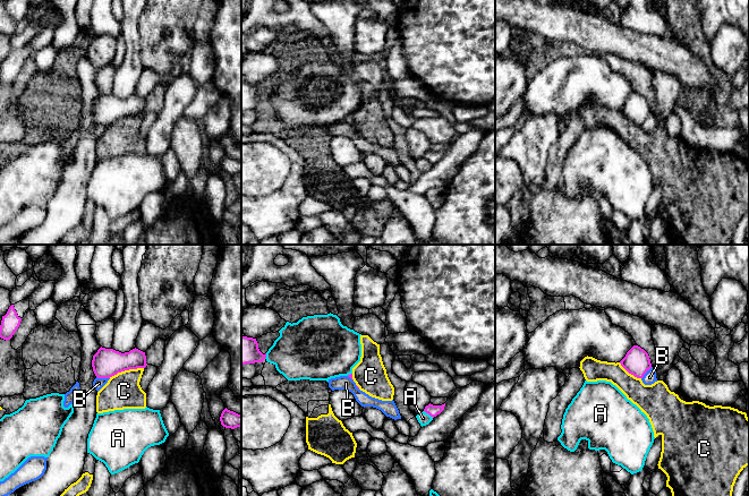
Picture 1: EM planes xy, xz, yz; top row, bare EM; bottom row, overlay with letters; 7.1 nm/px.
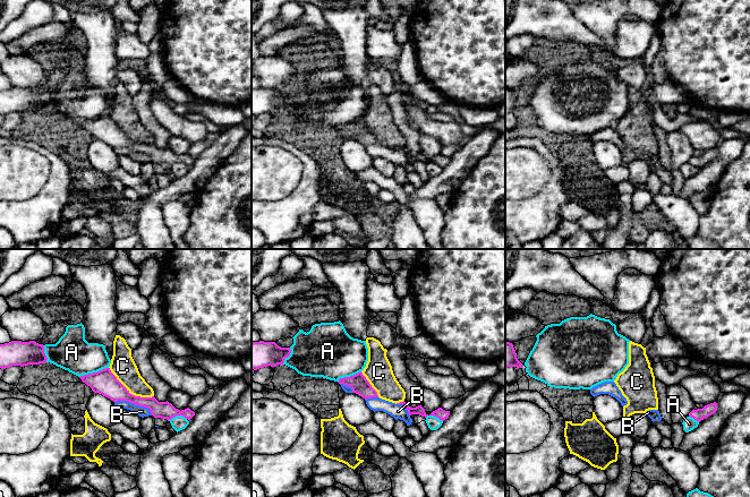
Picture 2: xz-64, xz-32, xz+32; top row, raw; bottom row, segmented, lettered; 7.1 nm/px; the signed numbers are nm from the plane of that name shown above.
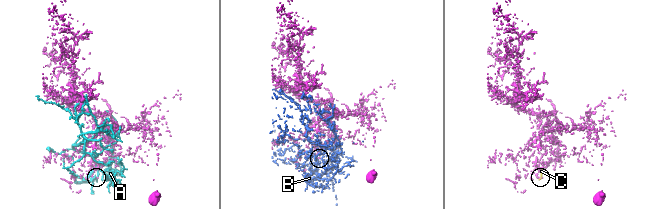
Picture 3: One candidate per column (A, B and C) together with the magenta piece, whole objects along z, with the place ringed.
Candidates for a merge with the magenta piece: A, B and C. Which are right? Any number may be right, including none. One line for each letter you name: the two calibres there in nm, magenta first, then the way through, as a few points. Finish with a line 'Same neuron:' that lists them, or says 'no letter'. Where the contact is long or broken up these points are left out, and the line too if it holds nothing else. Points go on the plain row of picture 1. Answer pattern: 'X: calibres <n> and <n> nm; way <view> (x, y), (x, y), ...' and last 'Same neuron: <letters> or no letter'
Same neuron: no letter

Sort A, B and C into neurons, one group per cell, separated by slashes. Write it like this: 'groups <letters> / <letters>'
groups A / B / C

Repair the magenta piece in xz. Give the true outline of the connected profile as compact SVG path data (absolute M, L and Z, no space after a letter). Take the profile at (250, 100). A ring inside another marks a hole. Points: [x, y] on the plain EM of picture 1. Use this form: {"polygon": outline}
{"polygon": "M241 83L241 112L246 110L263 109L266 100L263 101L258 95L256 85Z"}

